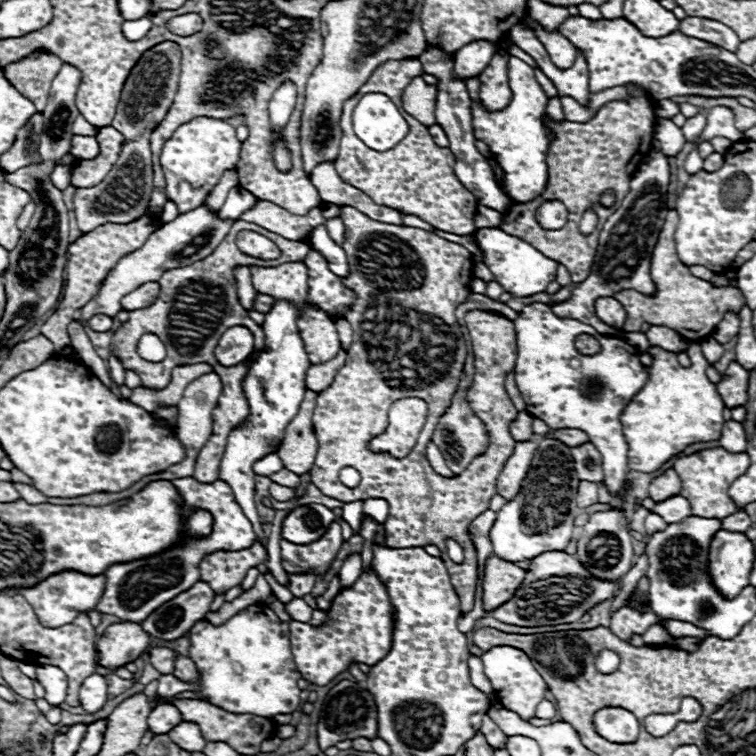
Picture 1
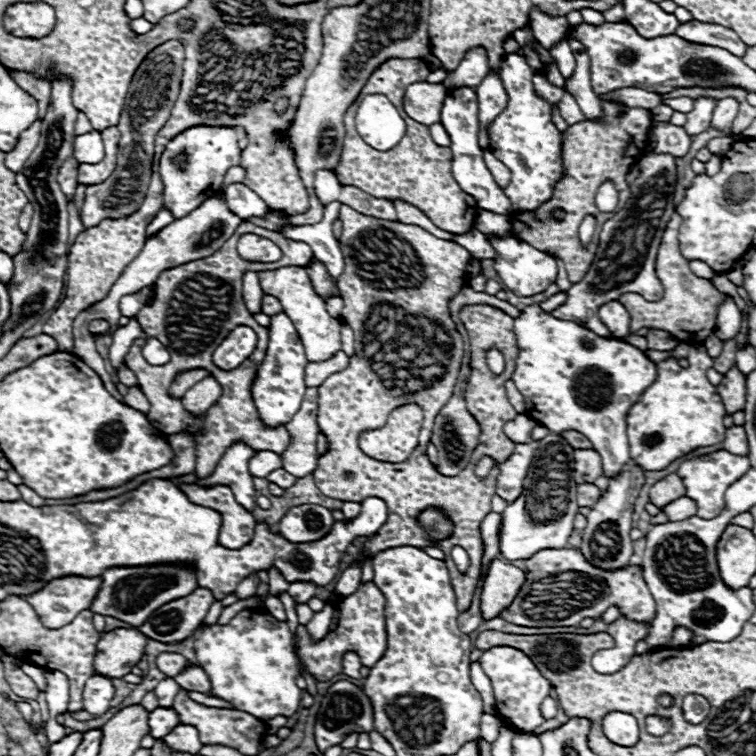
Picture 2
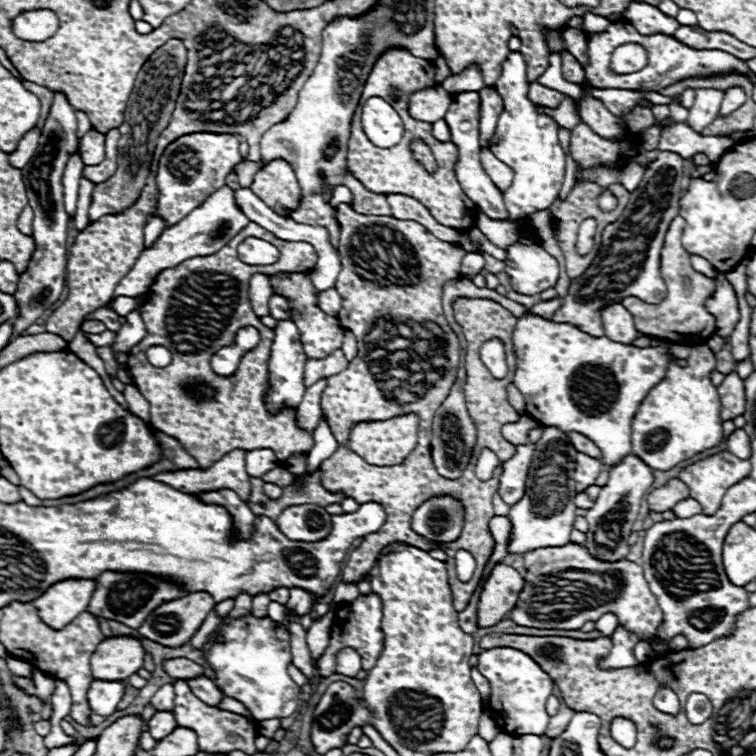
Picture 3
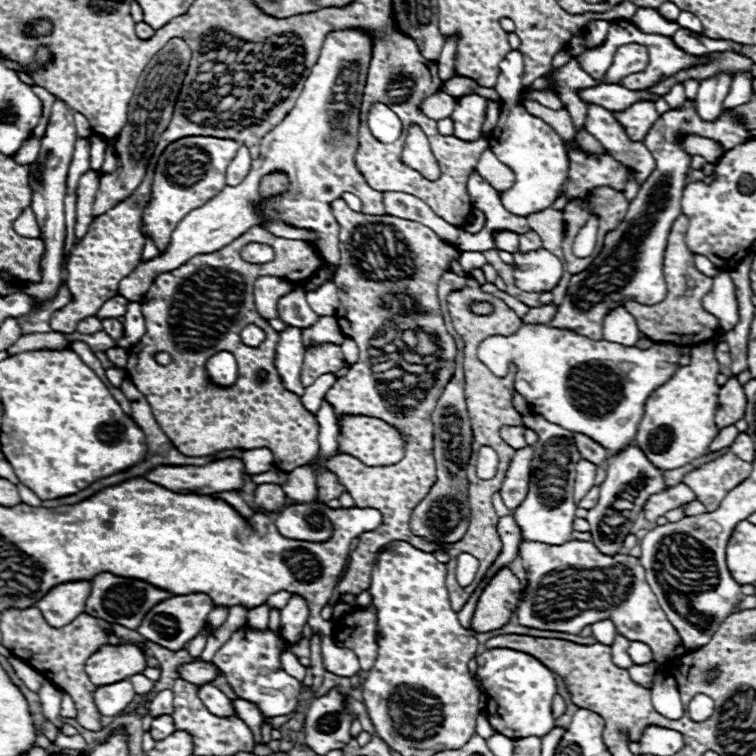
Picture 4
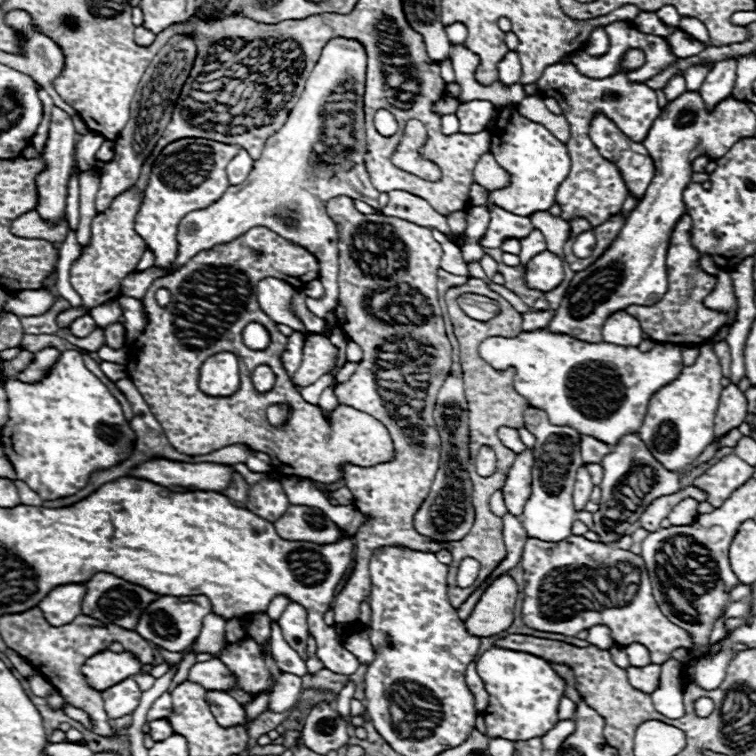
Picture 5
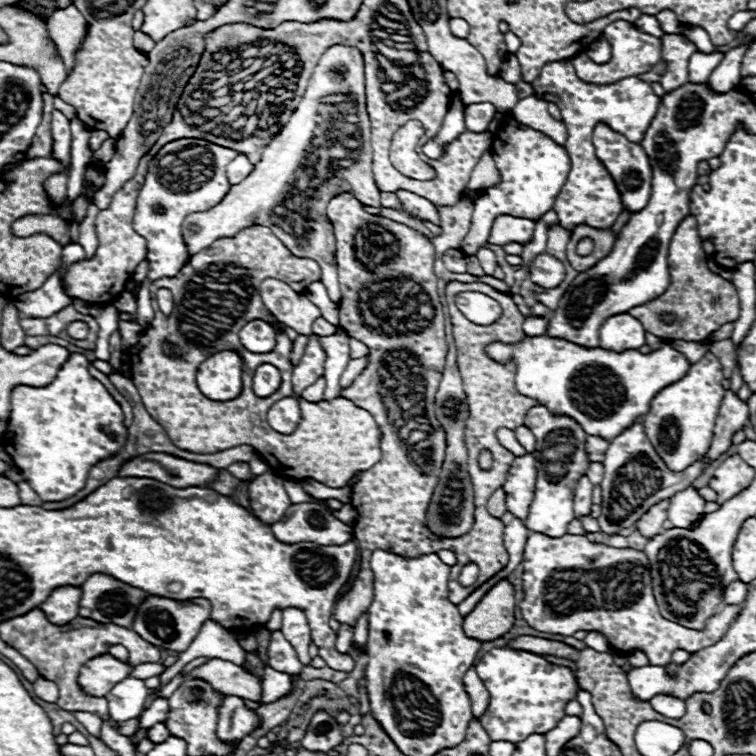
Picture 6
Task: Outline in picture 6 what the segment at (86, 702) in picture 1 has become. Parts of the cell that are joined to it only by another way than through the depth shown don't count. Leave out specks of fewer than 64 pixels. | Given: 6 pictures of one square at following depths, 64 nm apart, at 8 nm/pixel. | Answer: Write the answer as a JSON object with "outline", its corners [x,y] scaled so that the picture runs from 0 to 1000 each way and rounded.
{"outline":[[[167,897],[167,899],[161,899],[159,905],[153,905],[140,918],[146,950],[151,955],[180,950],[188,942],[193,918],[196,918],[196,910],[190,907],[188,899],[183,899],[183,897]]]}

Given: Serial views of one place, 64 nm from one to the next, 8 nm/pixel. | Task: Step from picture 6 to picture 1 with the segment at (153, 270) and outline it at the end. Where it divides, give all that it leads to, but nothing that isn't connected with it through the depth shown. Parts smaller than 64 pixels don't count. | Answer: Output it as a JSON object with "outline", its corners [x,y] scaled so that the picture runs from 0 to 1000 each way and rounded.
{"outline":[[[272,153],[257,156],[249,164],[241,164],[230,175],[230,180],[217,190],[212,217],[214,217],[214,228],[217,228],[217,235],[220,235],[220,259],[233,267],[235,280],[257,278],[267,270],[267,265],[275,259],[275,254],[286,246],[291,233],[299,225],[312,222],[315,212],[317,212],[317,185],[312,183],[312,172],[307,167],[302,167],[299,161],[286,159],[286,156],[272,156]]]}

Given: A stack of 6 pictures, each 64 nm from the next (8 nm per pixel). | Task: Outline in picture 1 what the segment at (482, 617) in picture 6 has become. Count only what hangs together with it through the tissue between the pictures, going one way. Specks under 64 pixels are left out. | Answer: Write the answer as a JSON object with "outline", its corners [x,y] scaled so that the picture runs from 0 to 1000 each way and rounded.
{"outline":[[[648,735],[640,749],[640,807],[648,810],[675,794],[688,778],[693,759],[696,754],[690,754],[688,749]]]}

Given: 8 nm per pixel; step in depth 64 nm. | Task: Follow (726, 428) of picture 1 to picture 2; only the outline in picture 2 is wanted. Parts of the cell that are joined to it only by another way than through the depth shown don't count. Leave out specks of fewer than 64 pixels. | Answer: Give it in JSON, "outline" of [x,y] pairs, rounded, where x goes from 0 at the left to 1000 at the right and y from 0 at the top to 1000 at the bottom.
{"outline":[[[966,563],[960,566],[960,577],[958,577],[958,595],[963,595],[966,601],[976,601],[976,603],[987,603],[989,601],[989,582],[987,582],[987,571],[981,563]]]}

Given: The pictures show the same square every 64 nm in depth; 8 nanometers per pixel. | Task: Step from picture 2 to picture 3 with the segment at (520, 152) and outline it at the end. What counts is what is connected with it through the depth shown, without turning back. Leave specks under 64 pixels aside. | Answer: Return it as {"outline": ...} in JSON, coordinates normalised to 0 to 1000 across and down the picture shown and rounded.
{"outline":[[[675,69],[667,79],[656,116],[667,130],[667,148],[659,156],[646,196],[659,212],[664,212],[669,220],[680,225],[680,238],[677,246],[667,251],[667,265],[675,288],[685,291],[712,278],[722,278],[735,265],[746,238],[749,204],[738,185],[735,161],[725,151],[712,148],[712,138],[706,138],[698,130],[701,108],[696,103],[696,82],[688,69]]]}

